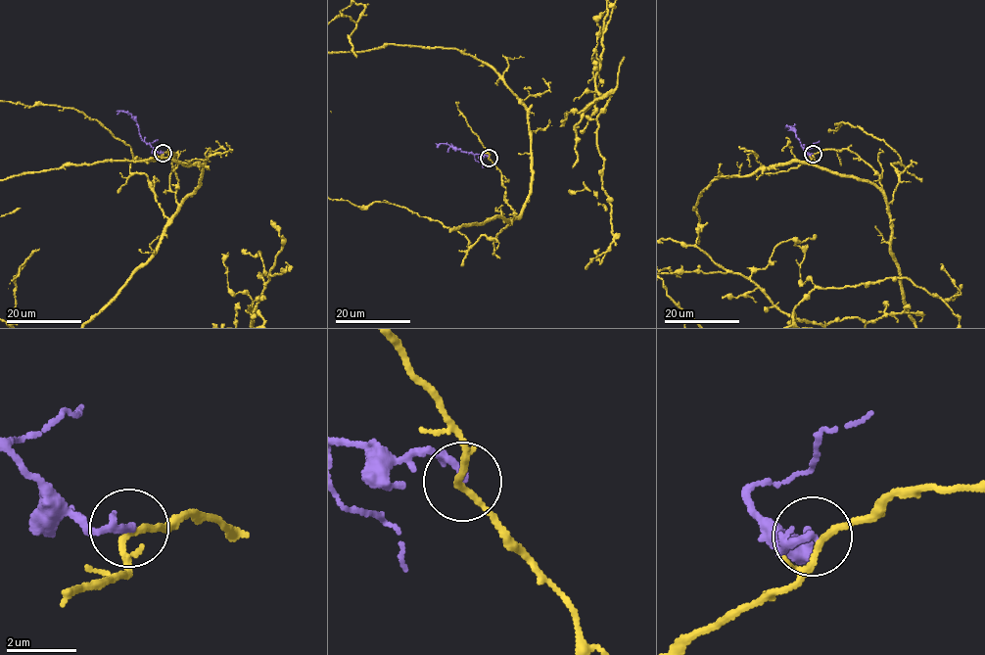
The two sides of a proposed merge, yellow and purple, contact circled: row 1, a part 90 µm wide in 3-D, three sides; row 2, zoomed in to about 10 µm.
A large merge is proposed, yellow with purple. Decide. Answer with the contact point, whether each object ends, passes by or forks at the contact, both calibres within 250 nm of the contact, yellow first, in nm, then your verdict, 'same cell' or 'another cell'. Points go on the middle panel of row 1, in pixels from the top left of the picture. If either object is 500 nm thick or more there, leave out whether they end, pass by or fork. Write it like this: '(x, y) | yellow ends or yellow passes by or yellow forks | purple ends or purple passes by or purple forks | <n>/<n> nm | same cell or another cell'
(489, 158) | yellow forks | purple passes by | 130/150 nm | another cell

